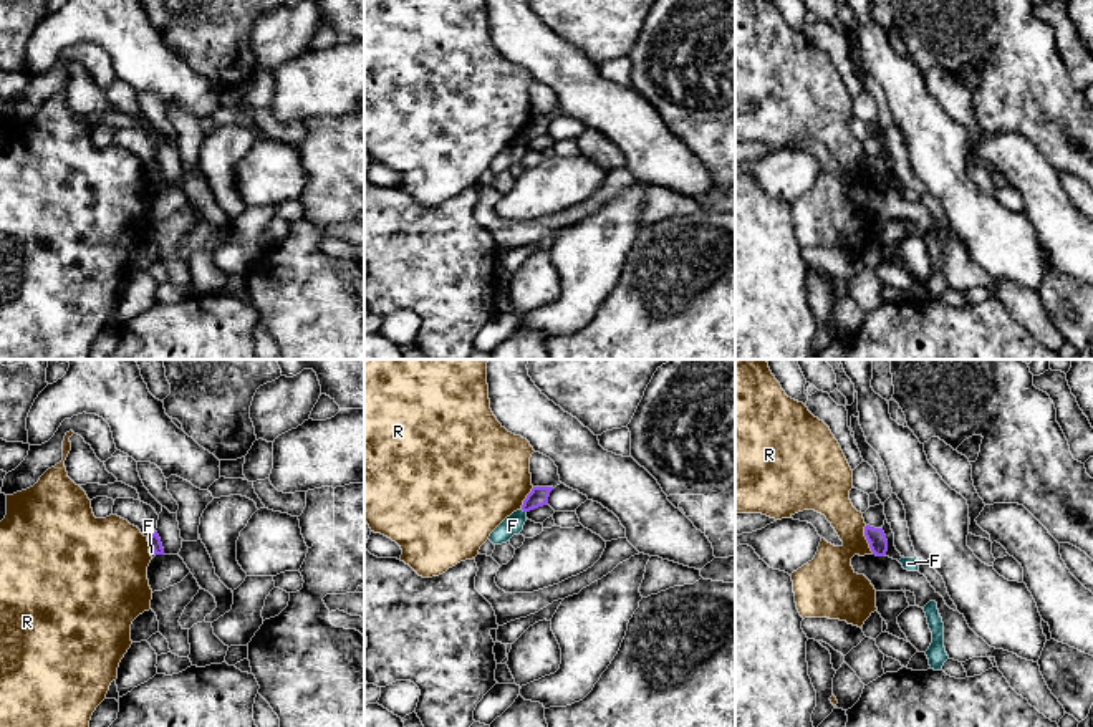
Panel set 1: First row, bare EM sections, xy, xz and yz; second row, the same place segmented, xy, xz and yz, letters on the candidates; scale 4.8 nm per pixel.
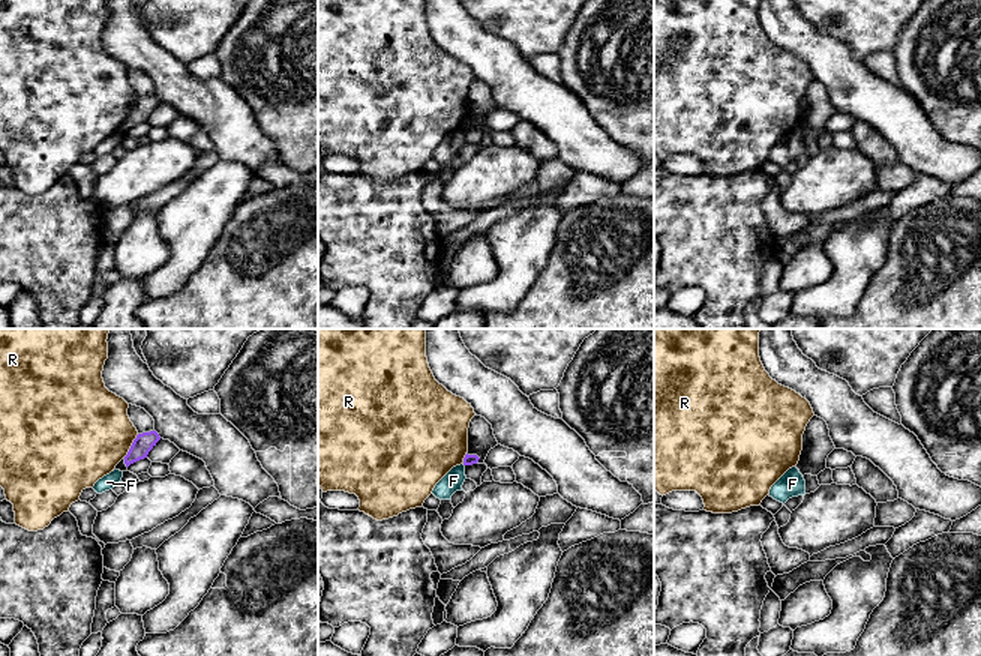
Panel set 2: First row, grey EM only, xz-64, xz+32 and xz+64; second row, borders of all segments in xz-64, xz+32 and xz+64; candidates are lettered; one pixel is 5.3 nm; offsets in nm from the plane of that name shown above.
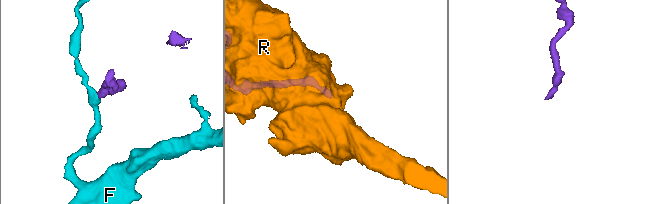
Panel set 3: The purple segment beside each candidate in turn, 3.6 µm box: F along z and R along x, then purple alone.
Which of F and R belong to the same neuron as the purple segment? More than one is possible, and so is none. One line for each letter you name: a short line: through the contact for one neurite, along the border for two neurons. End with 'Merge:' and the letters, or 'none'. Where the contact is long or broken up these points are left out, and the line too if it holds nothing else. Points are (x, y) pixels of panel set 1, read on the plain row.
Merge: none

